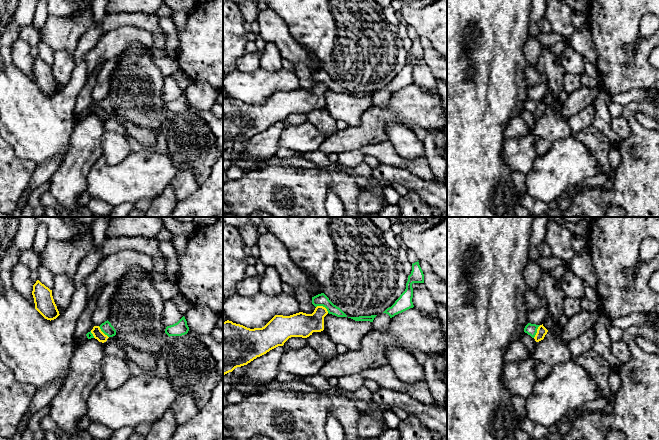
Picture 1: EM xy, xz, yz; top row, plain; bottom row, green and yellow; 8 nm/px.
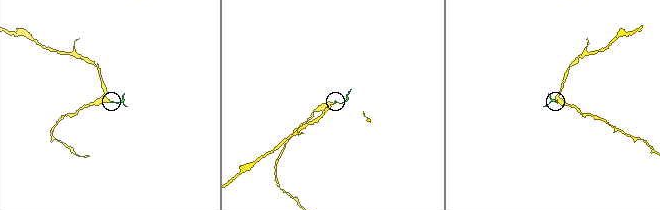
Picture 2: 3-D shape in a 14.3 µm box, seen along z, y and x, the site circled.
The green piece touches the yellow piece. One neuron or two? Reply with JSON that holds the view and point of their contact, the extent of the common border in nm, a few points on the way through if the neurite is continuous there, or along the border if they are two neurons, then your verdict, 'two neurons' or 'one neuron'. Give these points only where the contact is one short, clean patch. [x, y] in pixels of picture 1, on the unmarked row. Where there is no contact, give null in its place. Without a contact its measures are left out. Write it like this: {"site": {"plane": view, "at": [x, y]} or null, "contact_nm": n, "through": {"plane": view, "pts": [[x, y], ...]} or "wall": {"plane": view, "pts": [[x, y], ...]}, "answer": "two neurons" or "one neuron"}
{"site": {"plane": "xz", "at": [323, 82]}, "contact_nm": 120, "wall": {"plane": "xz", "pts": [[316, 82], [323, 82], [328, 88]]}, "answer": "two neurons"}

